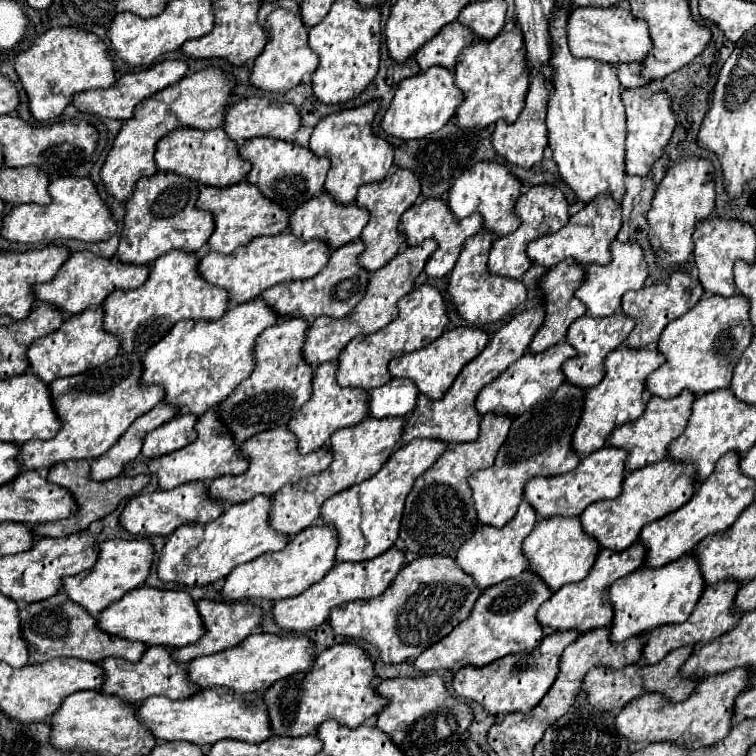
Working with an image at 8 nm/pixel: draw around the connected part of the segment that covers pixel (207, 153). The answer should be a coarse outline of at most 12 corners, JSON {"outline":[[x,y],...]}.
{"outline":[[176,129],[158,171],[230,187],[250,165],[224,129]]}

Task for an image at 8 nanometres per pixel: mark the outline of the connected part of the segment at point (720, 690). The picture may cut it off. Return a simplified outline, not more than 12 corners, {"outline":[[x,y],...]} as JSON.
{"outline":[[750,673],[702,679],[668,705],[630,701],[614,733],[630,743],[700,749],[724,739]]}

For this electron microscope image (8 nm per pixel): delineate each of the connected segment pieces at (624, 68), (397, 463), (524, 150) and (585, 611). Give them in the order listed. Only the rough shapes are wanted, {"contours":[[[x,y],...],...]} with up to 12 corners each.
{"contours":[[[616,63],[624,89],[646,85],[640,63]],[[416,439],[376,475],[330,497],[320,521],[338,563],[368,561],[398,539],[414,479],[444,453]],[[532,77],[512,125],[496,123],[492,147],[532,169],[548,145],[548,89]],[[602,549],[582,581],[540,605],[544,629],[584,635],[612,621],[604,589],[636,571],[644,549]]]}

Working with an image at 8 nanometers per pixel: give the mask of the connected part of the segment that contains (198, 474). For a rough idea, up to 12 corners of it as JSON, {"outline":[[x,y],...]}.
{"outline":[[200,415],[198,437],[158,459],[138,457],[128,475],[156,475],[158,489],[240,475],[248,467],[216,421]]}

